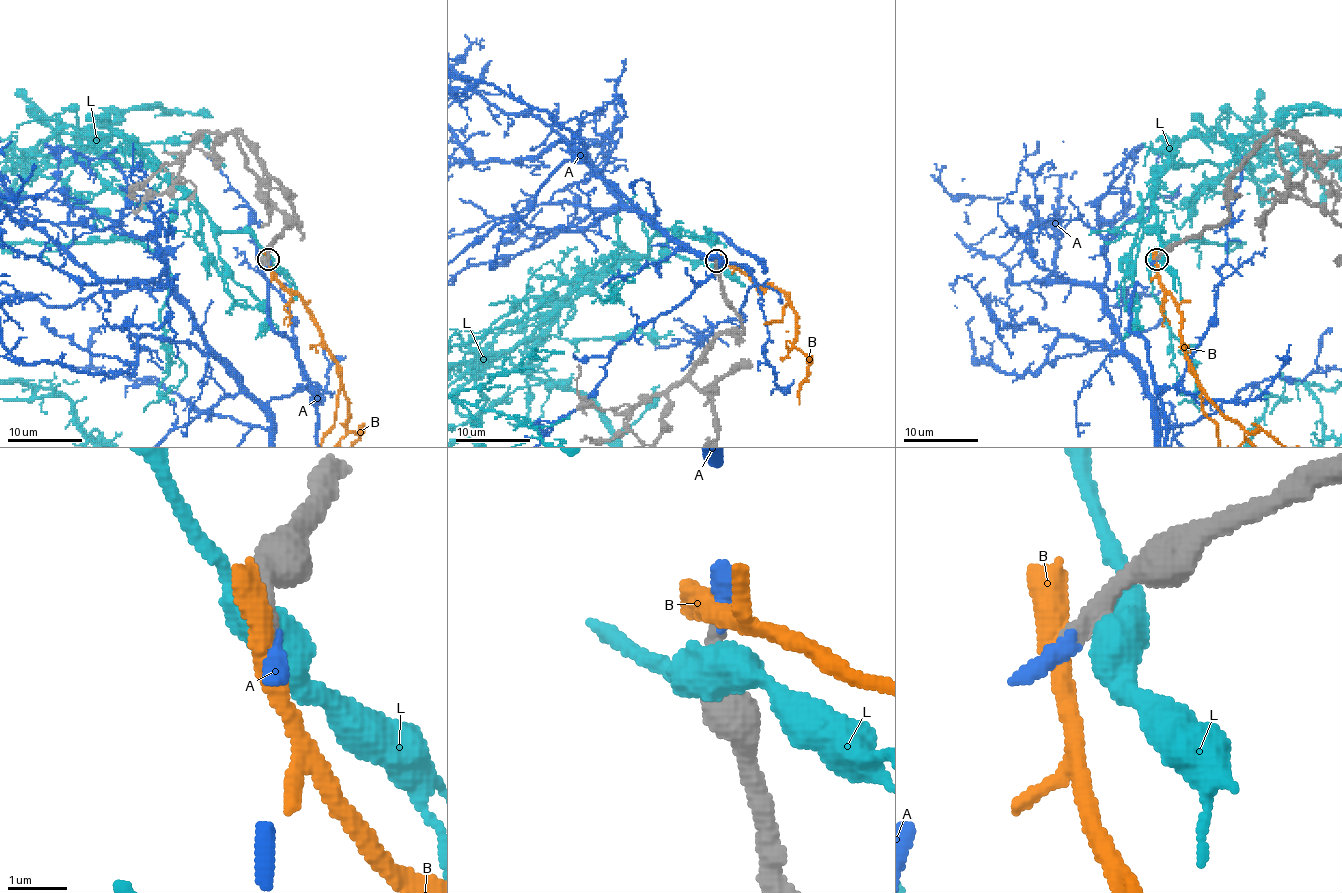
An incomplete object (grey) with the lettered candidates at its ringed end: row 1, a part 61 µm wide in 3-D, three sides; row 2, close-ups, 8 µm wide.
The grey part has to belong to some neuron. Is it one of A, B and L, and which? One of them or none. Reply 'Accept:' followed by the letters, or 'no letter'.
Accept: A

